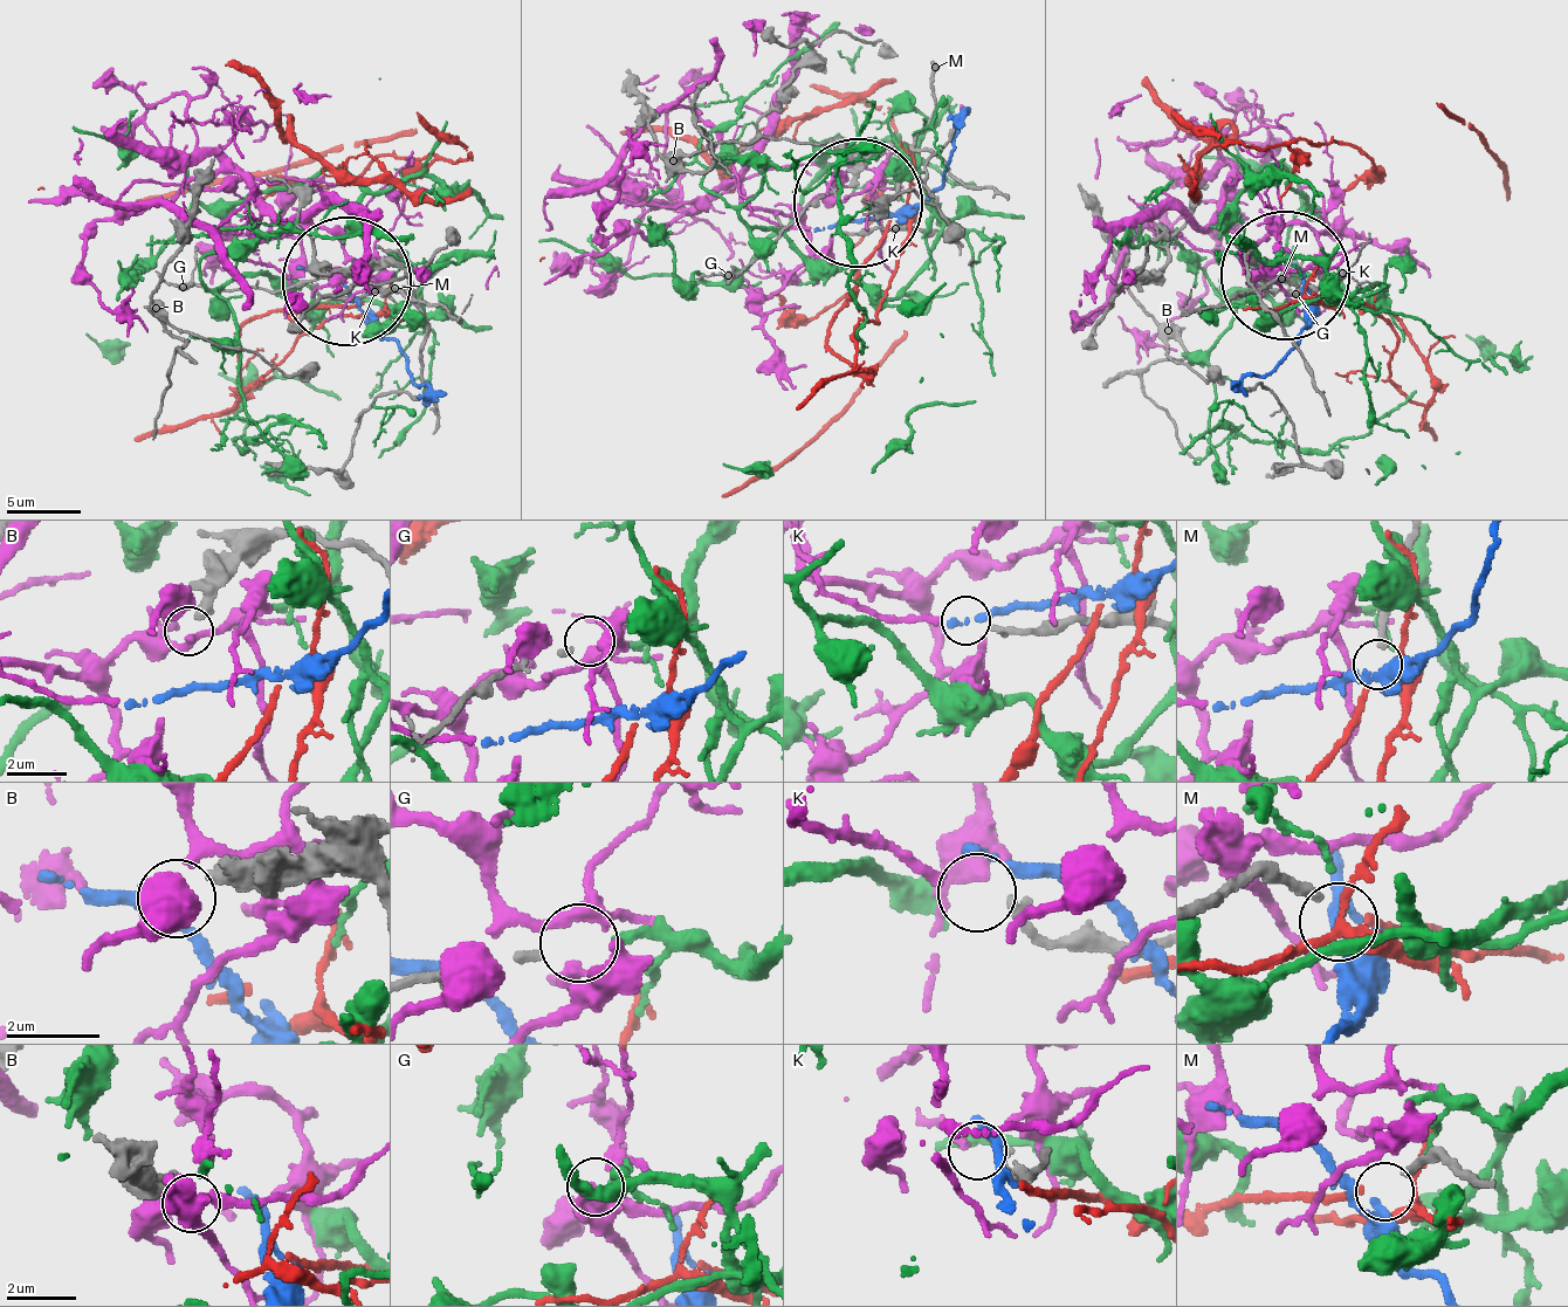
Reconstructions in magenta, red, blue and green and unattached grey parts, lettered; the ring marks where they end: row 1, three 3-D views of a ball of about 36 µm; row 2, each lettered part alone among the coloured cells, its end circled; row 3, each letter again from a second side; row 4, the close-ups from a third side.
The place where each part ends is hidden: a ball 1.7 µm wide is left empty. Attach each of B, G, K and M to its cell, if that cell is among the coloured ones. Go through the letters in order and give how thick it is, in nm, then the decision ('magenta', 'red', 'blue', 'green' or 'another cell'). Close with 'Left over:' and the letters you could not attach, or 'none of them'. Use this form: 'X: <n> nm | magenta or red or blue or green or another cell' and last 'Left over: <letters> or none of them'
B: 360 nm | another cell
G: 170 nm | green
K: 200 nm | magenta
M: 220 nm | red
Left over: B

